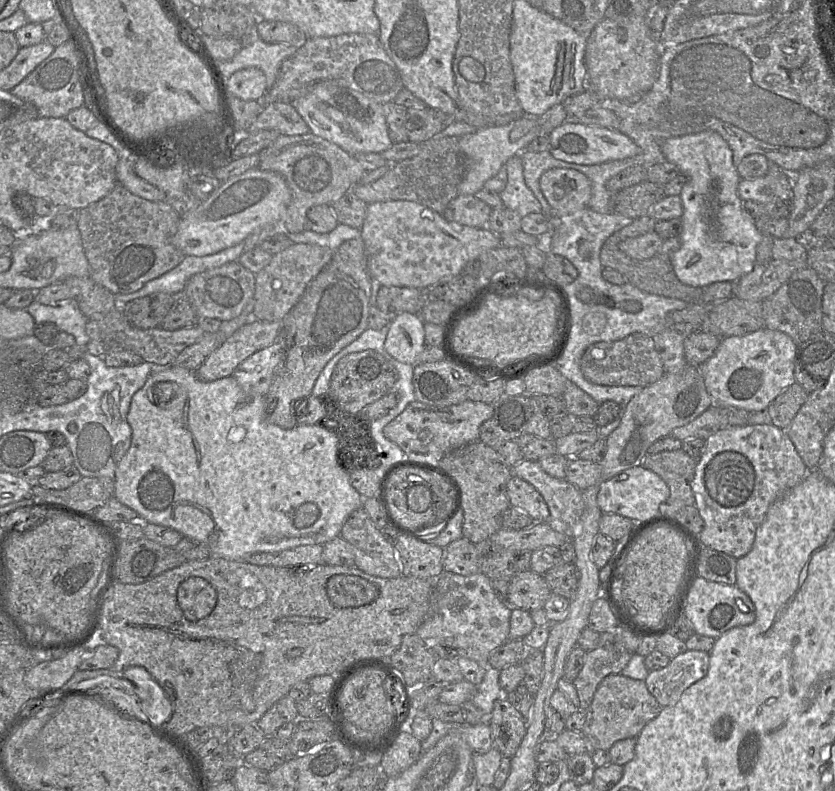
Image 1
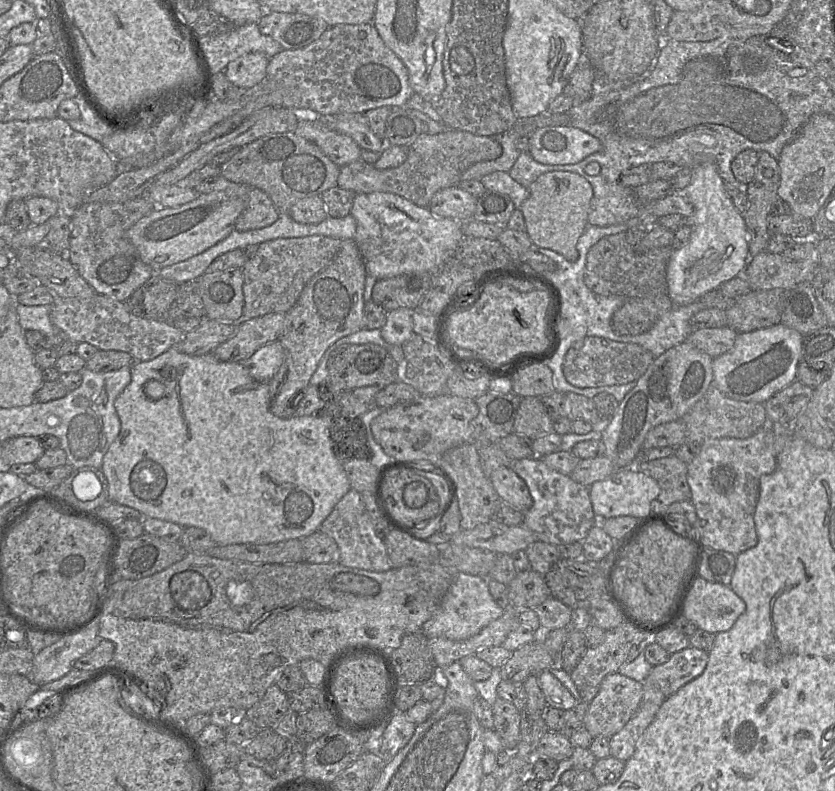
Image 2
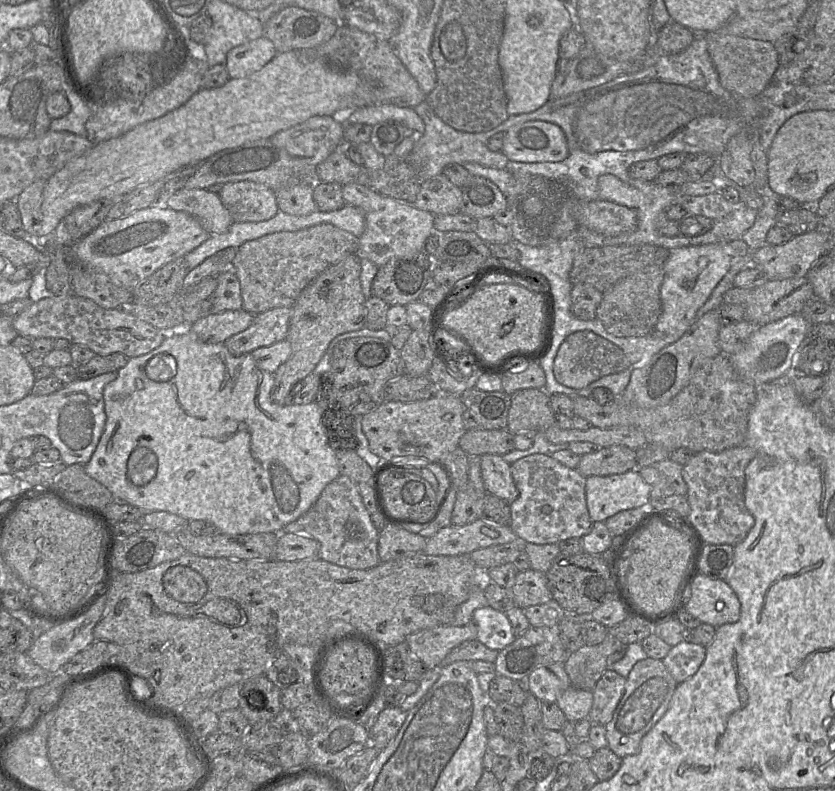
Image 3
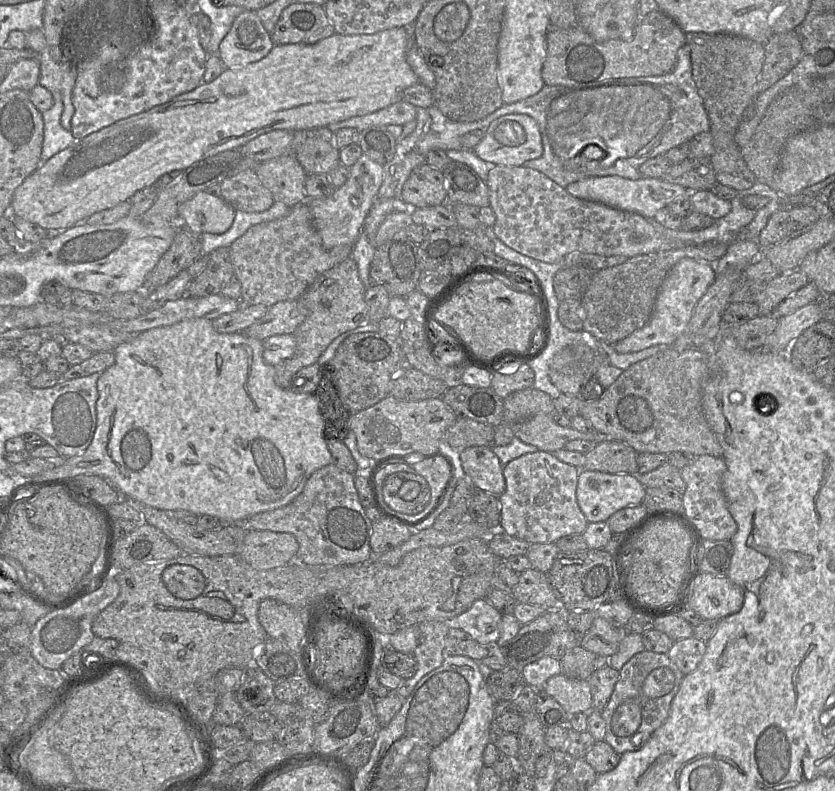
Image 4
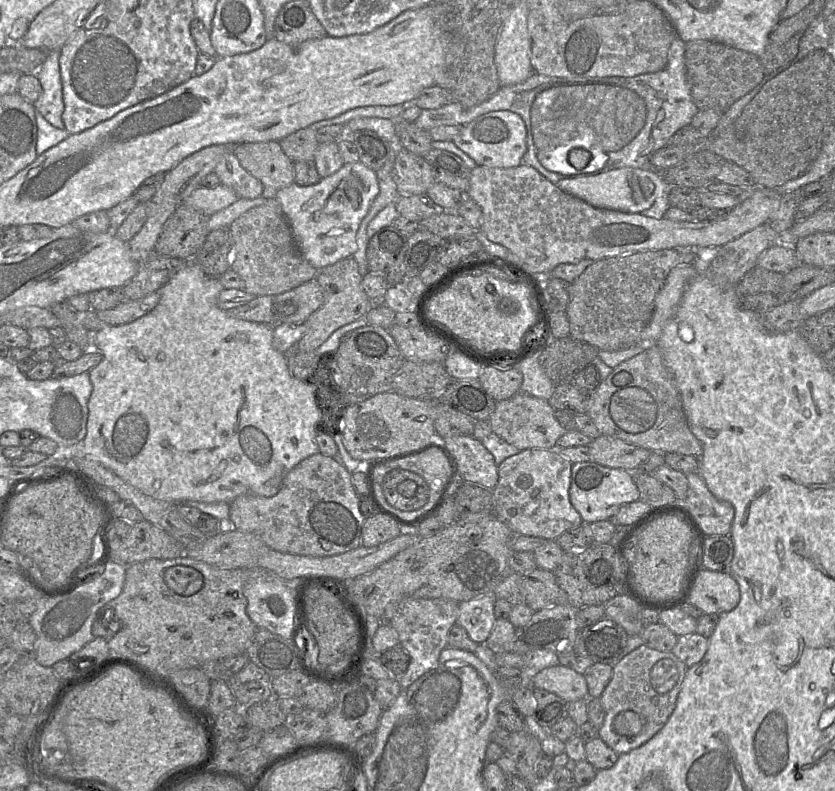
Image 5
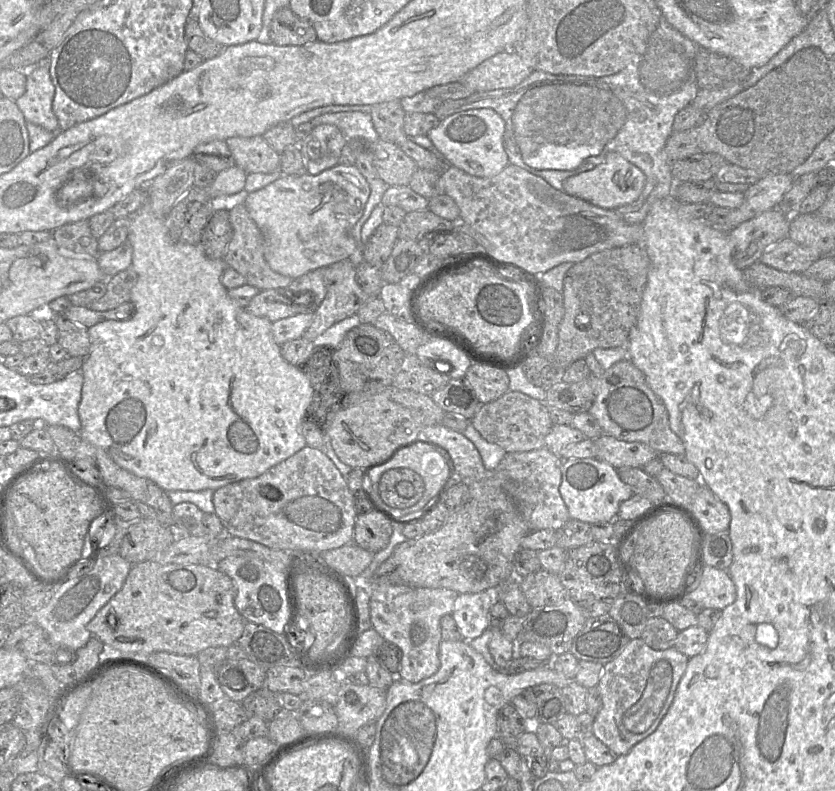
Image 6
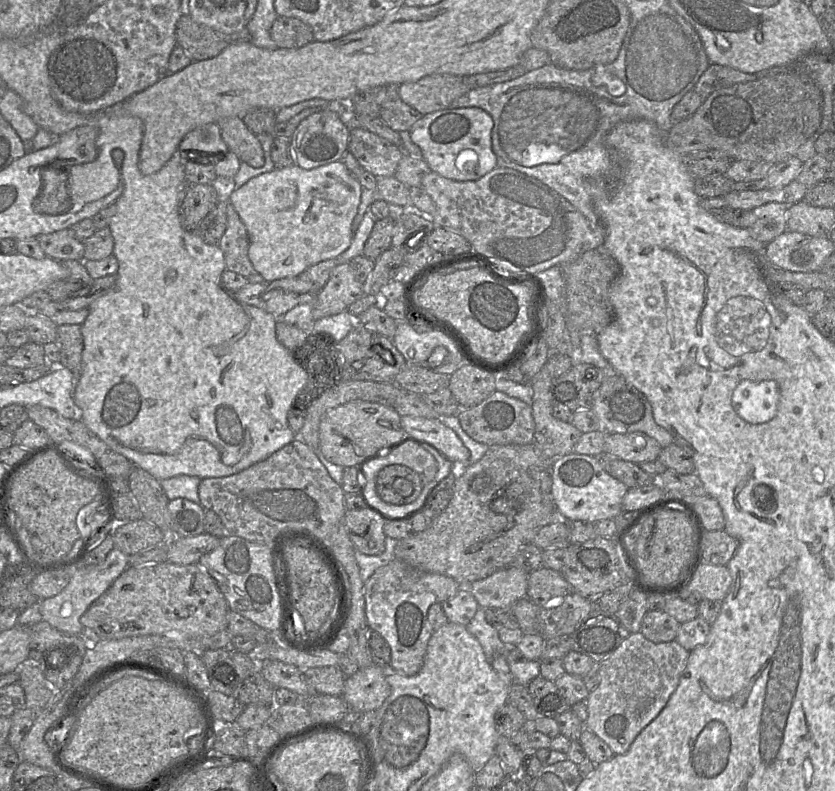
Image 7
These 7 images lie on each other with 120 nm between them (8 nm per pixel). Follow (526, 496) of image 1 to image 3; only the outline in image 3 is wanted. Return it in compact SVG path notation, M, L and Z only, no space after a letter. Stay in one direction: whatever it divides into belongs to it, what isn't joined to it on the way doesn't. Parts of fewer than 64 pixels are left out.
M483 454L480 457L480 471L488 494L512 503L519 492L513 481L510 465L496 454Z

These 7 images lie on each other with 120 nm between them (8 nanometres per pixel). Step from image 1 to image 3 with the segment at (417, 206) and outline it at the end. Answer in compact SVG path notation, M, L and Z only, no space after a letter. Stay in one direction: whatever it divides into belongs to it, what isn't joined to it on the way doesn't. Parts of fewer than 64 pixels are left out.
M357 183L342 185L342 194L346 205L358 207L364 212L365 230L359 237L358 255L378 267L392 259L414 258L425 252L428 237L438 233L434 228L435 215L416 208L413 203L396 200Z

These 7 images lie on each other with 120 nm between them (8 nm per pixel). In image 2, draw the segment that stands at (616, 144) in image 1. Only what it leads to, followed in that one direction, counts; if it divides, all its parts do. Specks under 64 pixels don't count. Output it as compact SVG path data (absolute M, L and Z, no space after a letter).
M547 126L530 135L528 152L539 163L564 165L576 164L601 147L599 139L579 128Z

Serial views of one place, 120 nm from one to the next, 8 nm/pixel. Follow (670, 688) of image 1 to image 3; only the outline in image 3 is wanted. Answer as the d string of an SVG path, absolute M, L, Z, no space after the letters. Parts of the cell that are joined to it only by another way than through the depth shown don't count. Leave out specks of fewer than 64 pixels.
M681 642L671 647L662 662L673 679L682 683L698 671L705 656L705 647L692 642Z

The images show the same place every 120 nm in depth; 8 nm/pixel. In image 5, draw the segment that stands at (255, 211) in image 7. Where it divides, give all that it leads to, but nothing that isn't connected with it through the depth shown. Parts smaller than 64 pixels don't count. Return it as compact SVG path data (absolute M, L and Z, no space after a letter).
M362 162L344 164L334 174L310 186L296 183L276 191L276 199L286 217L294 242L303 258L316 269L323 269L357 250L359 225L379 193L377 174Z

